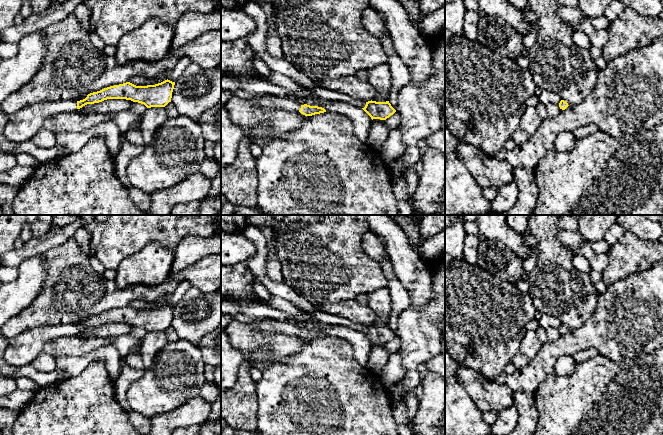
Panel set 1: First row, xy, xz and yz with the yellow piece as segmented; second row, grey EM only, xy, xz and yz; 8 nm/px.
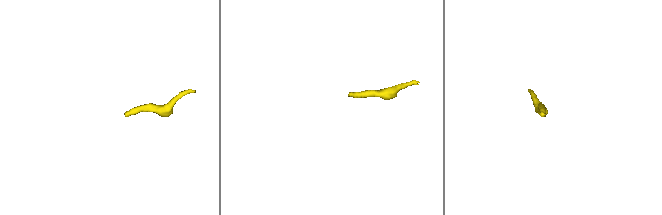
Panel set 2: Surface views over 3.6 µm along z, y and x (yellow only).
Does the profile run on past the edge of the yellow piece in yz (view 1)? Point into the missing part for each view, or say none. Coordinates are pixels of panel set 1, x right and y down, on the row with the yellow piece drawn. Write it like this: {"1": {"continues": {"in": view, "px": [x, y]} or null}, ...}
{"1": {"continues": null}}

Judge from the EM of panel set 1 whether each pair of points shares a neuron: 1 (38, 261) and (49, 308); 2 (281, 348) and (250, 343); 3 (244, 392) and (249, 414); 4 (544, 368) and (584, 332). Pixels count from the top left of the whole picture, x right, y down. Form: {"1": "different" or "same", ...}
{"1": "different", "2": "same", "3": "same", "4": "same"}

